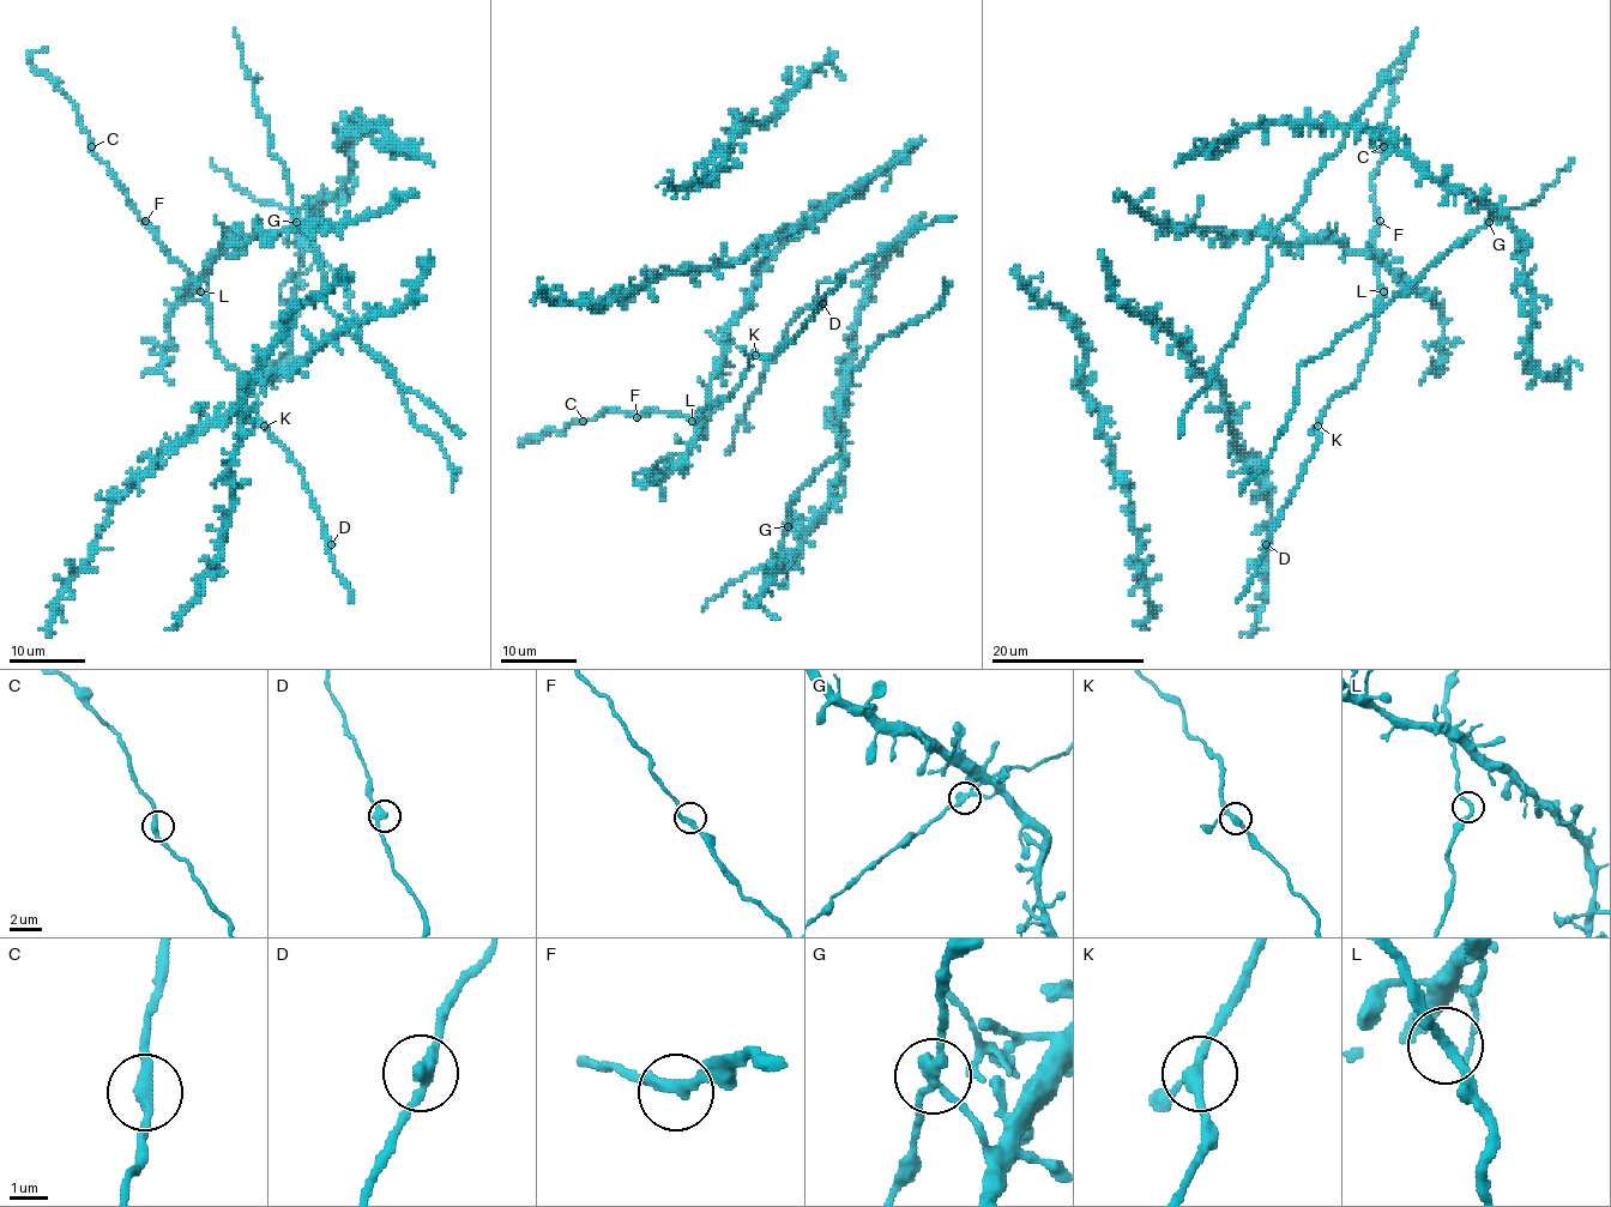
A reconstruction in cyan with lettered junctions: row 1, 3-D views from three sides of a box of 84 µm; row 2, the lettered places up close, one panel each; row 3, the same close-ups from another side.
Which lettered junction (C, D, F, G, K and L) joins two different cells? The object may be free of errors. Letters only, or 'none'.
none

